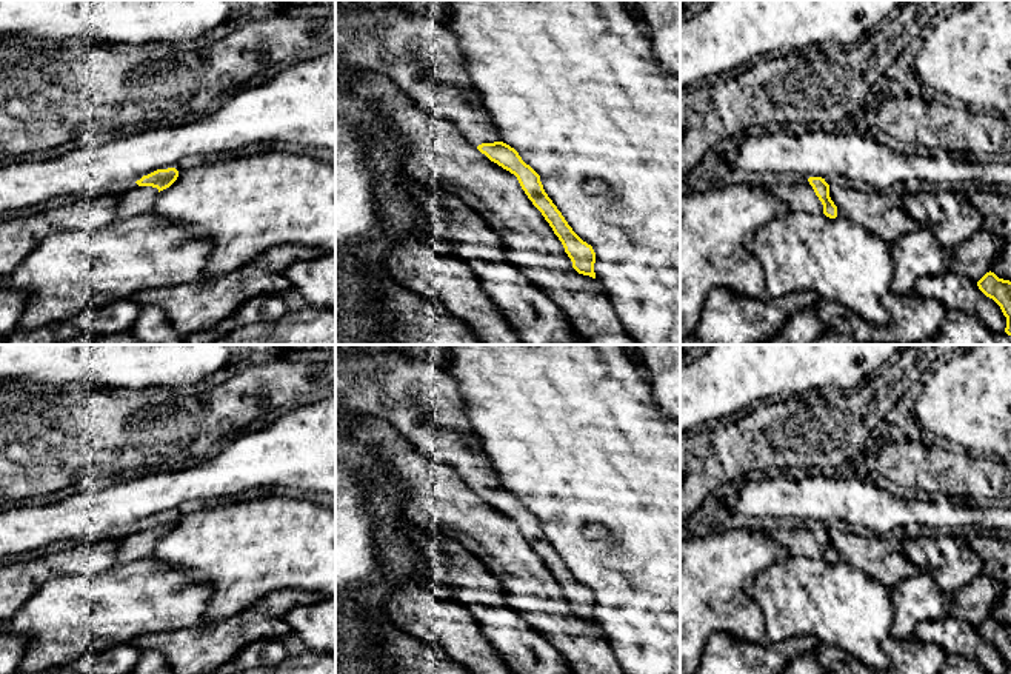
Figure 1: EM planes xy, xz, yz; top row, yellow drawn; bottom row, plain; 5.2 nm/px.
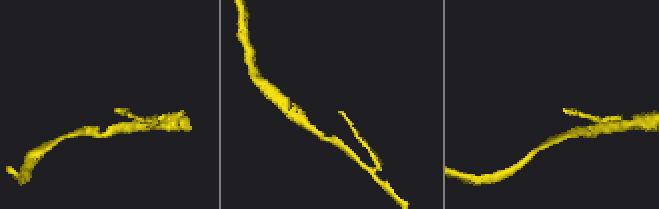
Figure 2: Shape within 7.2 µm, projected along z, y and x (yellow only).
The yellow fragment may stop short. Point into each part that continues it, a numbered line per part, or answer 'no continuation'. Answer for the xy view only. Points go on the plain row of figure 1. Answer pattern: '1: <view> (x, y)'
1: xy (133, 543)

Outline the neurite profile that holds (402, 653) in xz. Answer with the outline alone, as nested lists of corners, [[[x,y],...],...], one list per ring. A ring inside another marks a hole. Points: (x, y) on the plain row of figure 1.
[[[375,616],[372,639],[382,639],[380,657],[389,674],[468,674],[439,648],[400,631],[388,617]]]

